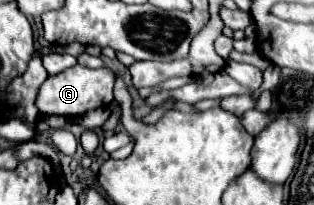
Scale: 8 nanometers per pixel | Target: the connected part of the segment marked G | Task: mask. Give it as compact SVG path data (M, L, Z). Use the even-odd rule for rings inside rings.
M72 66L68 70L64 70L62 74L56 76L48 76L46 82L42 84L38 98L36 98L36 106L40 110L40 114L56 114L56 116L72 116L78 118L90 110L96 108L106 108L114 96L112 96L112 88L114 88L114 72L110 68L86 68L86 66Z

